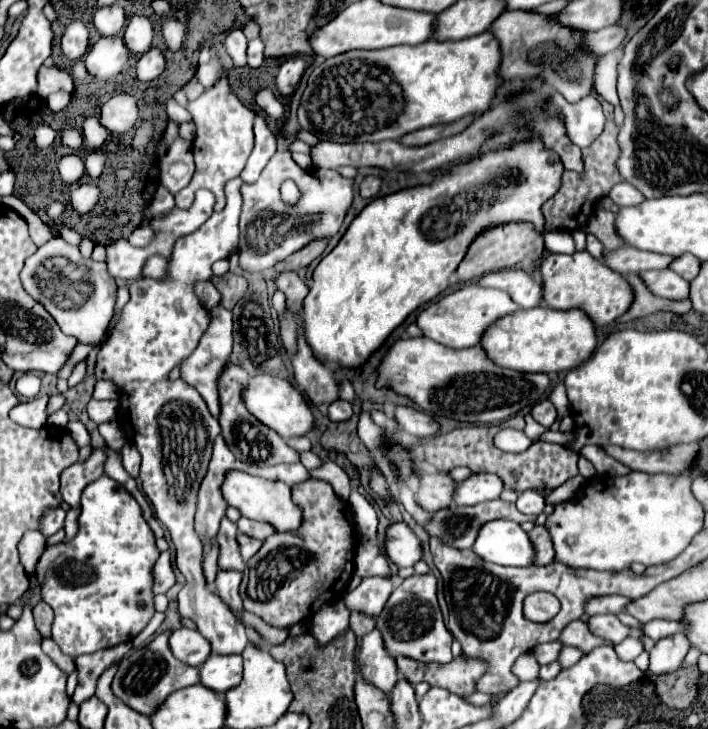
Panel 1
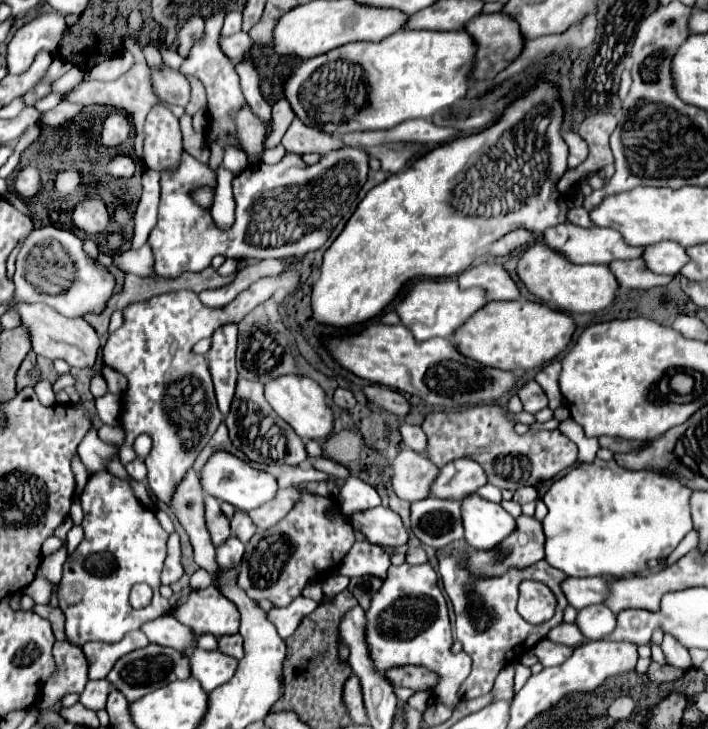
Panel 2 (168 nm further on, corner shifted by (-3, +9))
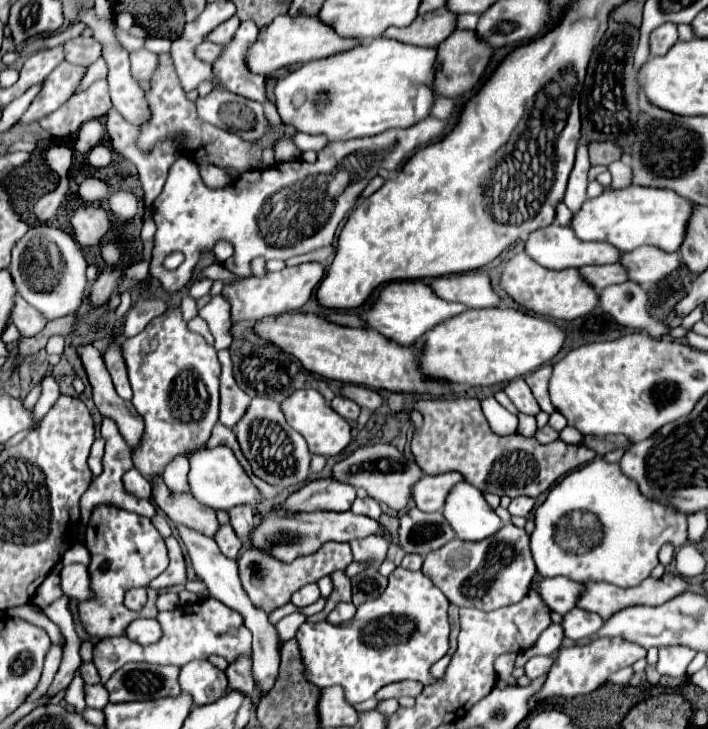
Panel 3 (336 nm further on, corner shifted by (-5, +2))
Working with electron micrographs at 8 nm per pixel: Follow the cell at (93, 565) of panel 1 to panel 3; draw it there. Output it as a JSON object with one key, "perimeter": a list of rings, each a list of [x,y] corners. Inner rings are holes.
{"perimeter":[[[97,506],[97,510],[89,518],[87,534],[85,534],[85,546],[91,554],[89,562],[89,578],[91,578],[91,592],[93,598],[81,600],[77,604],[79,622],[83,630],[95,638],[113,638],[113,636],[125,636],[125,630],[129,622],[137,618],[157,618],[159,610],[155,606],[159,592],[149,586],[153,578],[157,578],[165,566],[169,564],[167,548],[163,536],[157,532],[157,528],[151,524],[149,518],[133,514],[129,510],[117,510],[115,506]],[[131,588],[147,588],[149,600],[147,606],[141,612],[131,612],[123,606],[123,596]]]}

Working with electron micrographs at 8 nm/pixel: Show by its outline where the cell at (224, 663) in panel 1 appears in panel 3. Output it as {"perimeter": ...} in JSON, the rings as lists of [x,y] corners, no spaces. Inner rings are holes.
{"perimeter":[[[209,660],[185,664],[179,674],[179,684],[183,692],[193,696],[193,702],[197,706],[211,704],[229,690],[225,672],[213,666]]]}

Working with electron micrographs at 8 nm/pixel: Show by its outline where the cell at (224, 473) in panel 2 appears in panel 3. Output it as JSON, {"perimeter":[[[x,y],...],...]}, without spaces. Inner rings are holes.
{"perimeter":[[[217,446],[213,450],[207,450],[207,448],[195,450],[189,456],[189,464],[191,464],[191,470],[189,470],[191,494],[205,506],[211,506],[215,510],[231,510],[233,506],[245,506],[245,504],[257,508],[263,502],[261,492],[245,474],[243,466],[227,446]]]}

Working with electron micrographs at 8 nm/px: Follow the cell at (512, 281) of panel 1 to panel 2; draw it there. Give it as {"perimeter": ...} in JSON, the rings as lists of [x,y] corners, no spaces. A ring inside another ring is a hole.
{"perimeter":[[[497,263],[475,265],[469,271],[463,271],[457,277],[457,283],[459,283],[461,289],[481,287],[485,291],[487,301],[519,299],[519,289],[515,285],[513,277]]]}

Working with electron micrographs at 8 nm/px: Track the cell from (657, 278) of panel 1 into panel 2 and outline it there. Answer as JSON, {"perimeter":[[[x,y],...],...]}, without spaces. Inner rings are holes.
{"perimeter":[[[641,259],[611,261],[609,269],[615,275],[619,287],[625,287],[625,289],[651,289],[657,285],[667,285],[673,279],[667,275],[655,275],[653,271],[647,271]]]}

